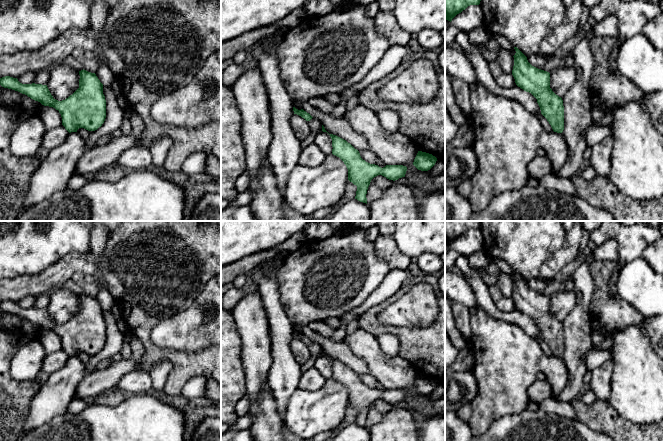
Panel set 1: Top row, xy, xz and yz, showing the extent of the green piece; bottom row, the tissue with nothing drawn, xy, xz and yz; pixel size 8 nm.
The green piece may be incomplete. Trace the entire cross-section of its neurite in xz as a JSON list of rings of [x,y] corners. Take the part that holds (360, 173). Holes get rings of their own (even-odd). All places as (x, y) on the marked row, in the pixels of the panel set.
[[[329,134],[332,139],[332,154],[339,157],[348,169],[348,180],[357,186],[356,196],[360,202],[367,204],[367,190],[371,180],[382,175],[389,180],[405,177],[407,167],[403,165],[386,165],[381,168],[363,160],[360,153],[346,140]]]

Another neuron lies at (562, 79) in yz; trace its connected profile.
[[[566,66],[556,67],[549,71],[550,73],[550,88],[559,97],[563,97],[573,86],[576,81],[575,68]]]

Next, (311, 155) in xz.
[[[313,143],[302,149],[298,164],[303,166],[318,166],[326,158],[326,155]]]

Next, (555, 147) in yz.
[[[478,81],[470,86],[470,100],[473,109],[471,123],[475,128],[471,148],[478,161],[478,169],[471,178],[472,191],[469,197],[473,212],[484,211],[490,204],[490,200],[497,195],[507,191],[516,191],[526,186],[530,178],[528,164],[537,156],[537,150],[540,147],[544,149],[545,155],[550,160],[551,173],[560,176],[559,172],[568,157],[567,144],[562,133],[545,131],[539,117],[527,110],[520,102],[494,94]]]

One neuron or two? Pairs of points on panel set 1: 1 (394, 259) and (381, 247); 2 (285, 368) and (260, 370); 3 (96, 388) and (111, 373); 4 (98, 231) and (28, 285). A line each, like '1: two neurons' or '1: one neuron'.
1: one neuron
2: two neurons
3: one neuron
4: two neurons

